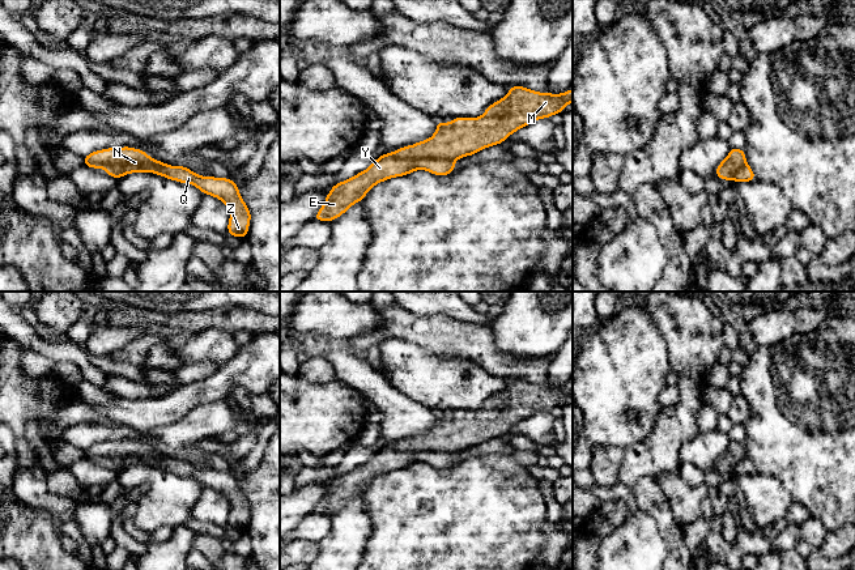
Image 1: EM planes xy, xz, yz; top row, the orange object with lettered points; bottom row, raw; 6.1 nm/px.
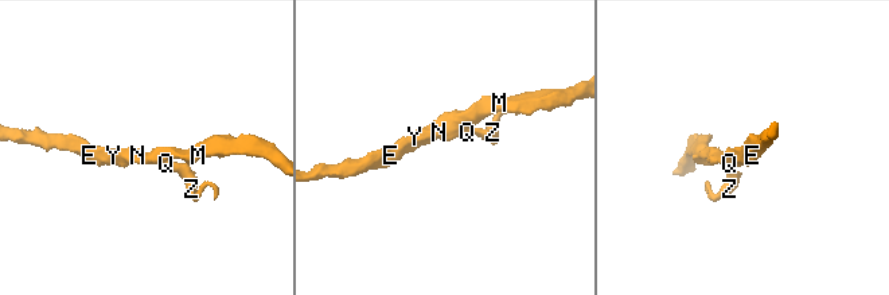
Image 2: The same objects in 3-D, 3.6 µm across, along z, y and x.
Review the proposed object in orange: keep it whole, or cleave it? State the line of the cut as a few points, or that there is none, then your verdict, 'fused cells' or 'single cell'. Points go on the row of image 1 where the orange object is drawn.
no cut; single cell

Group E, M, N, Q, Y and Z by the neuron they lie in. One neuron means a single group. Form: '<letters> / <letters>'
E M N Q Y Z

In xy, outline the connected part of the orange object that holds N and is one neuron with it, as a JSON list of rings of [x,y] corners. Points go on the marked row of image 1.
[[[129,146],[95,150],[84,157],[84,165],[90,169],[102,167],[110,176],[119,179],[131,173],[150,171],[179,183],[193,184],[204,195],[210,195],[225,203],[230,212],[227,233],[246,238],[251,213],[241,197],[238,186],[230,178],[201,176],[184,166],[170,166],[153,159],[146,152]]]

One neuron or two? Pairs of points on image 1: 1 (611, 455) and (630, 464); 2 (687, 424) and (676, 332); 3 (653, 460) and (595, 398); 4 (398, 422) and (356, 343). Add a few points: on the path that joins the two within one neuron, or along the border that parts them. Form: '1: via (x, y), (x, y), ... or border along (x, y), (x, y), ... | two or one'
1: border along (624, 449), (619, 481) | two
2: via (689, 402), (689, 354) | one
3: border along (656, 420), (653, 429), (642, 439), (624, 449) | two
4: border along (340, 341), (364, 358) | two

